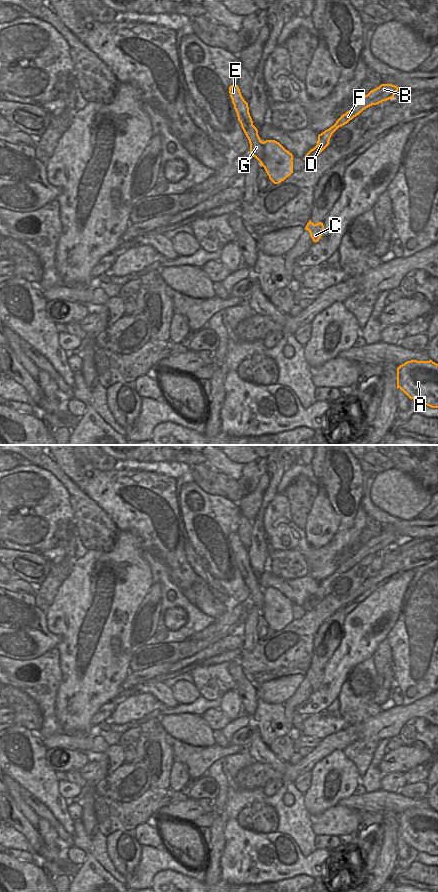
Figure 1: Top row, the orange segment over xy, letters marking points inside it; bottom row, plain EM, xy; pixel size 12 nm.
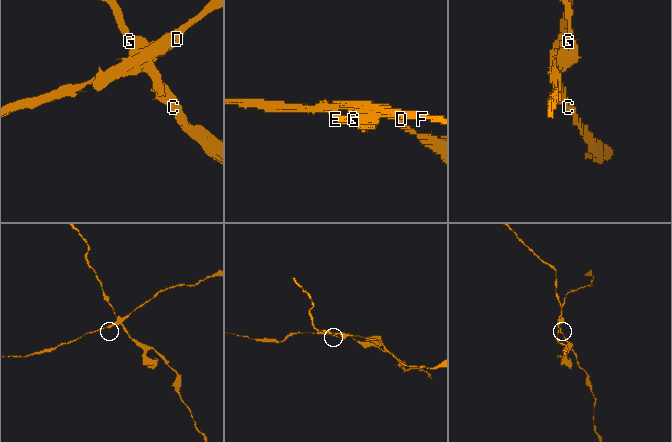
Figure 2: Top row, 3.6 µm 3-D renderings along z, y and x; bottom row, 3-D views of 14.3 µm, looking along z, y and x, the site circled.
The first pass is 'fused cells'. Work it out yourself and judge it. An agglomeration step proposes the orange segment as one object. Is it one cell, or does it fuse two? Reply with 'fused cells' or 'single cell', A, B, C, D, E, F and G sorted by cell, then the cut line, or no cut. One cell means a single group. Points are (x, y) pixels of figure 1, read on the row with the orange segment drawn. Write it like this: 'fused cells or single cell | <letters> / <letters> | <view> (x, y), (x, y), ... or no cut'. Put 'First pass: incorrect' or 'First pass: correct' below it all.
fused cells | A C E G / B D F | xy (262, 142), (264, 149), (263, 165)
First pass: correct

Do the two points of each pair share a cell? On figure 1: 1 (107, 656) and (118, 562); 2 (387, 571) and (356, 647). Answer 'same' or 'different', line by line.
1: same
2: different

